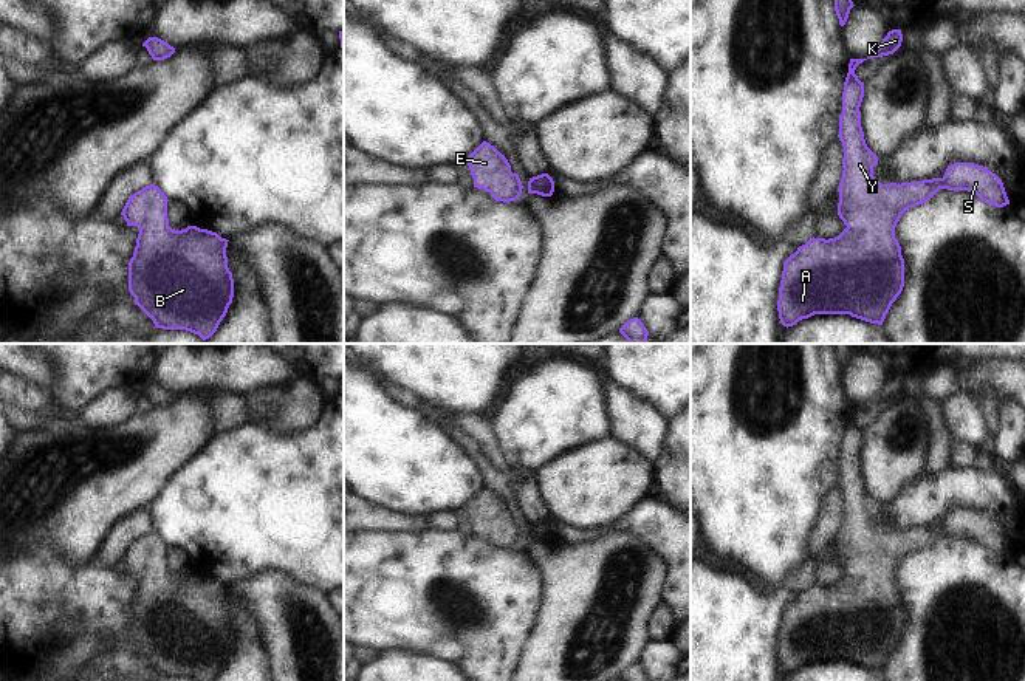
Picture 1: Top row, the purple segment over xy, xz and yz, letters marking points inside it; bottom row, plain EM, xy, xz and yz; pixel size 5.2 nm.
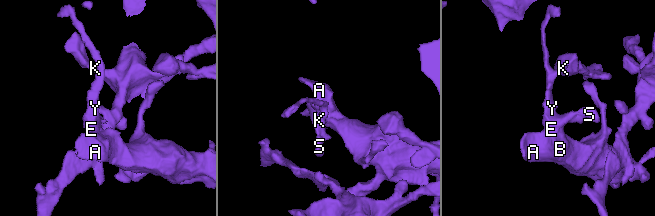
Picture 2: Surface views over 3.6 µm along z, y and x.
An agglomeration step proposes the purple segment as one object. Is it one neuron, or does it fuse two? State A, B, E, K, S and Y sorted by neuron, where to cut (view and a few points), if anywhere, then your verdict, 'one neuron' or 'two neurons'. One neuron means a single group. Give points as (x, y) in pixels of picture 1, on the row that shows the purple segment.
A B E K S Y; no cut; one neuron

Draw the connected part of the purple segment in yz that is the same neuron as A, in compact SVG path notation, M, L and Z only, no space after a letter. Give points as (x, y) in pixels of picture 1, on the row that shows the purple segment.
M850 59L839 116L838 138L844 147L844 170L838 186L838 215L847 228L835 238L810 238L785 260L777 311L780 323L787 328L814 314L850 314L883 325L904 286L904 258L895 238L895 226L909 207L929 201L940 189L968 190L996 207L1010 204L1002 180L974 163L954 163L948 166L941 178L901 184L878 183L873 176L878 156L867 147L861 127L859 107L864 98L864 82L855 74L856 67L864 60L867 59Z

